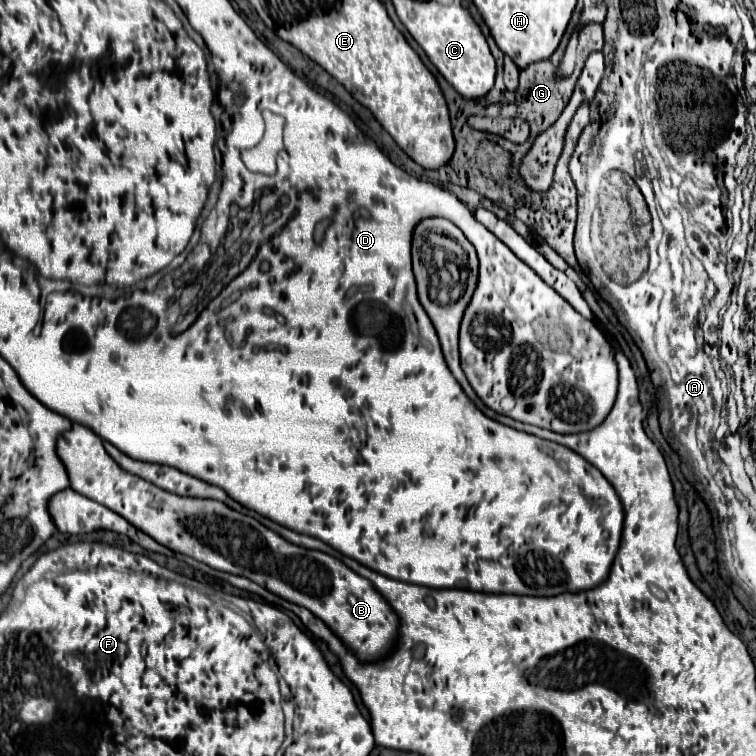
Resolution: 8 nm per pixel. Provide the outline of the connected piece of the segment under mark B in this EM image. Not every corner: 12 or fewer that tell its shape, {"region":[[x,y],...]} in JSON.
{"region":[[58,438],[72,490],[162,546],[312,610],[358,660],[396,612],[338,558],[218,500],[128,474],[102,438]]}

